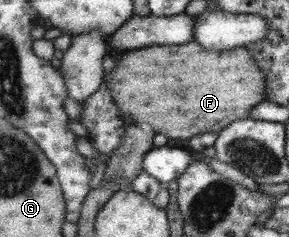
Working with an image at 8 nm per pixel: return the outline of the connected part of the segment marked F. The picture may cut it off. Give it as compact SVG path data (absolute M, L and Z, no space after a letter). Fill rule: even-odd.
M196 41L182 45L152 45L124 53L116 66L105 73L104 85L111 90L116 106L130 114L140 126L150 124L152 130L171 139L190 140L198 134L219 133L231 122L248 118L253 109L264 101L268 78L257 63L250 49L238 47L232 50L210 52Z

